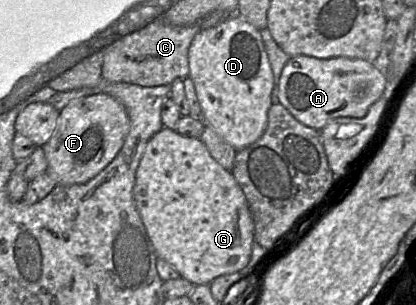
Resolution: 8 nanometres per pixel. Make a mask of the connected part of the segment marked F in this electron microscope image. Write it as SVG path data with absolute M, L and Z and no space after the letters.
M106 93L75 98L60 112L55 132L42 146L47 173L60 186L85 184L97 176L117 155L129 132L130 120L124 106Z

